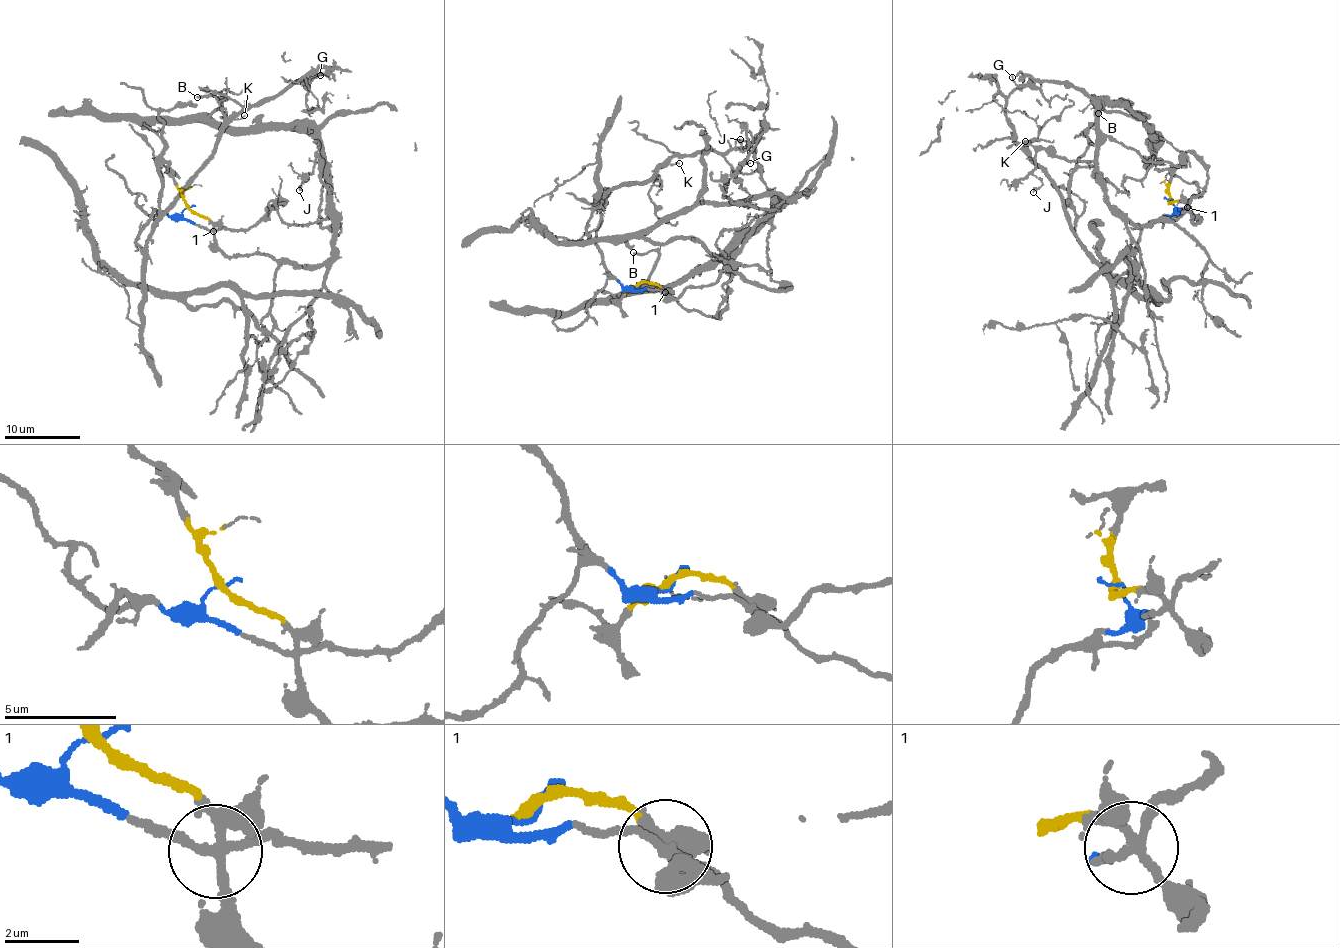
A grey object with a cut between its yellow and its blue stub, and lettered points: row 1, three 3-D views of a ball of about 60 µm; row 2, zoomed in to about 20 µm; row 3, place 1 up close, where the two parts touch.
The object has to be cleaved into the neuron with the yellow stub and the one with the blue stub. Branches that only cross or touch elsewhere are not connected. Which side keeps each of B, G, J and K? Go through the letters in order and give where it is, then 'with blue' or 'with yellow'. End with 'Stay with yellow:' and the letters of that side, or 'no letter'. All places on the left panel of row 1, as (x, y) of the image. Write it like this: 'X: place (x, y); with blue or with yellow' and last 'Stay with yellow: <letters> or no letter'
B: place (197, 97); with yellow
G: place (320, 75); with blue
J: place (299, 190); with yellow
K: place (244, 115); with blue
Stay with yellow: B, J

